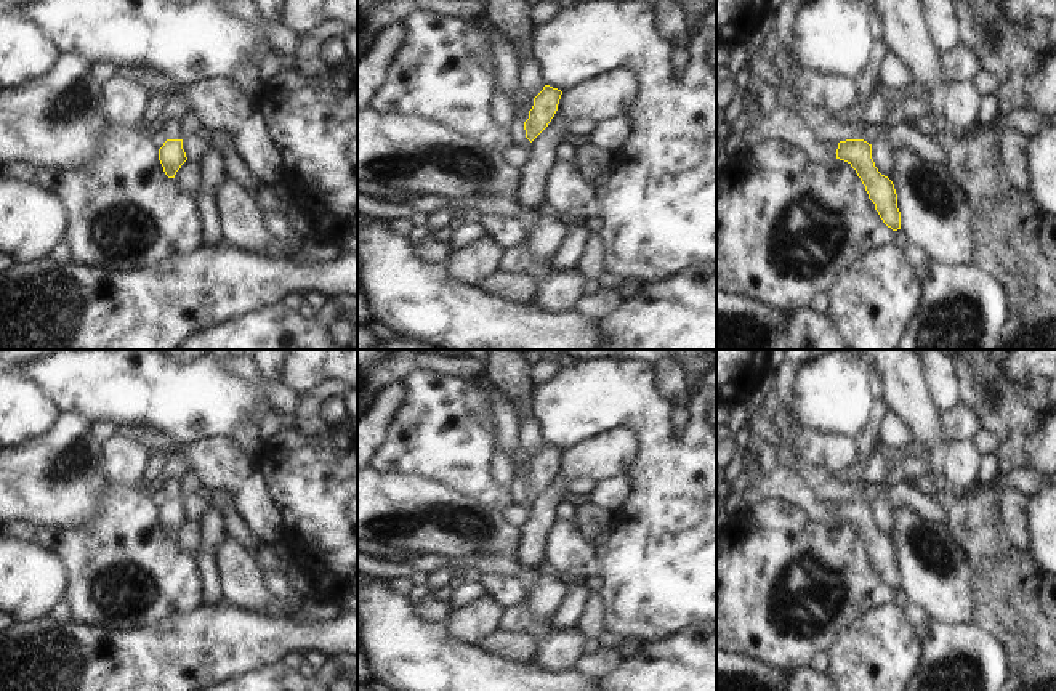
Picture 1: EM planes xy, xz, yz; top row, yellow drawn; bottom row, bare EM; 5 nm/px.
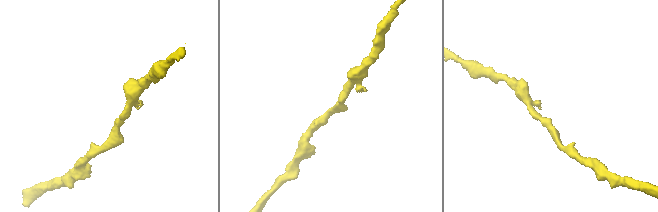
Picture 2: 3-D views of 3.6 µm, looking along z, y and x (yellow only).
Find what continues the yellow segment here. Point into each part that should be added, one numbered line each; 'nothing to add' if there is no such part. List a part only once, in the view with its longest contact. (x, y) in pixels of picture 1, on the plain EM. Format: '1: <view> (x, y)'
nothing to add

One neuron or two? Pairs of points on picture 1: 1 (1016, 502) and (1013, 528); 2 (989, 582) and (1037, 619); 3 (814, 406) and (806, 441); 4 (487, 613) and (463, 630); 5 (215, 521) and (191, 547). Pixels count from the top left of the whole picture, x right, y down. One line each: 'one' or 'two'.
1: one
2: one
3: two
4: one
5: two

